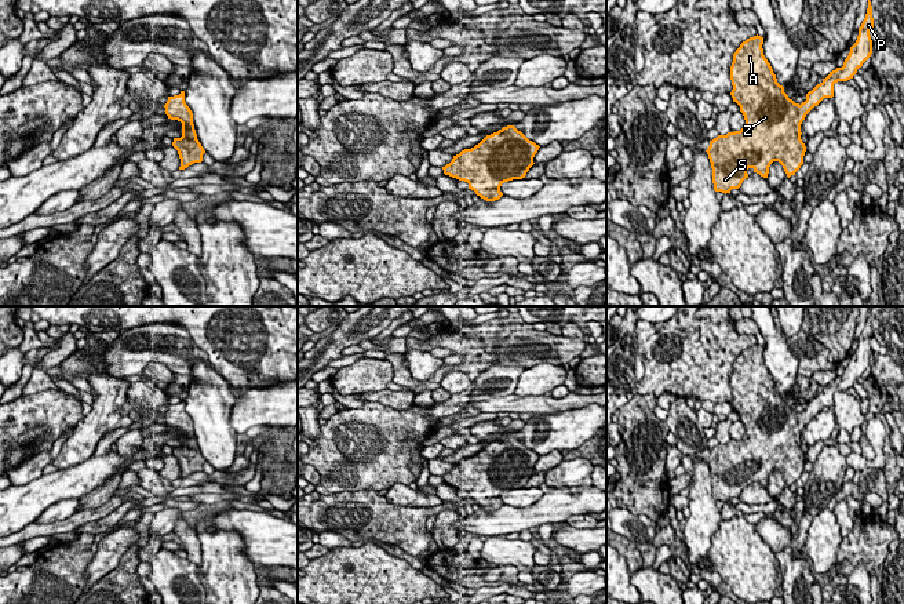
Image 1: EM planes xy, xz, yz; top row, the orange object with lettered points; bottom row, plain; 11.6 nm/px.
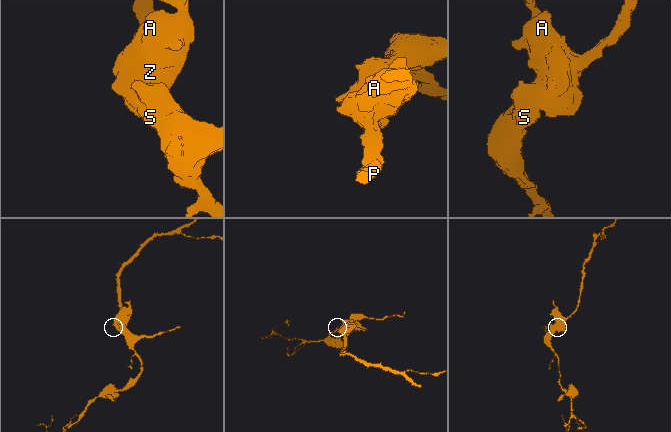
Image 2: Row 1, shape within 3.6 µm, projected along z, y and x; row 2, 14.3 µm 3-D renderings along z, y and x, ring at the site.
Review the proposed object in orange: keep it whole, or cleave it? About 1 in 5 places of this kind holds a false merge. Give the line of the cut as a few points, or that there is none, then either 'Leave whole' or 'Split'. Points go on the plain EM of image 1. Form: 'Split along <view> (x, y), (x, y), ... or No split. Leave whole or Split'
No split. Leave whole

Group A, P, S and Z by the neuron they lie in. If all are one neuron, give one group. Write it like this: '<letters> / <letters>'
A P S Z

